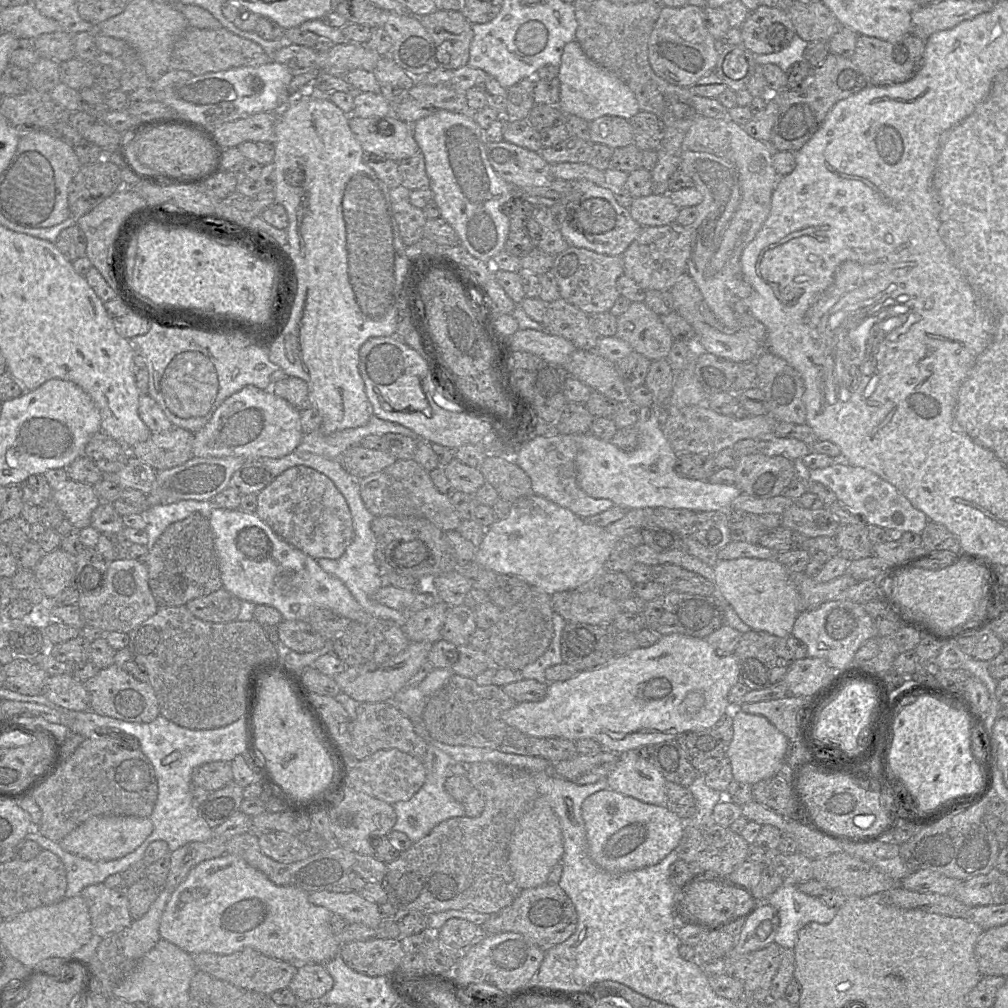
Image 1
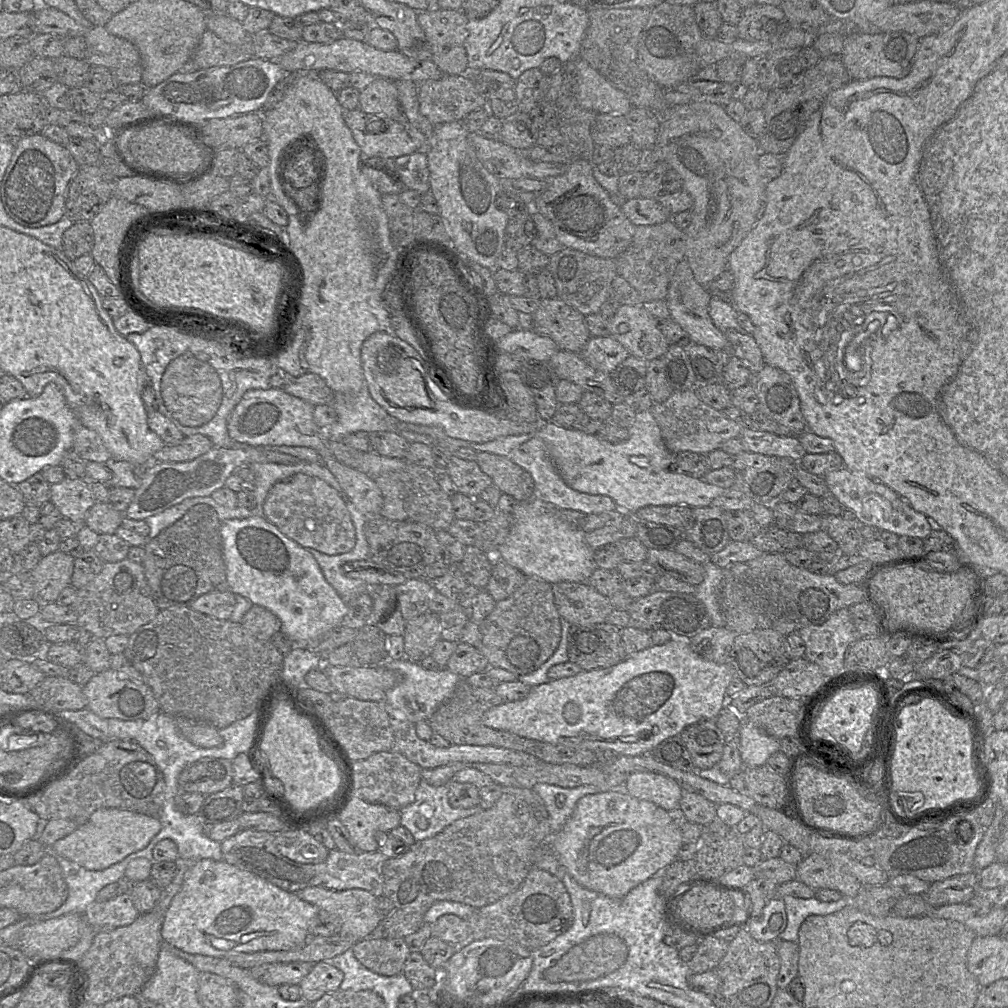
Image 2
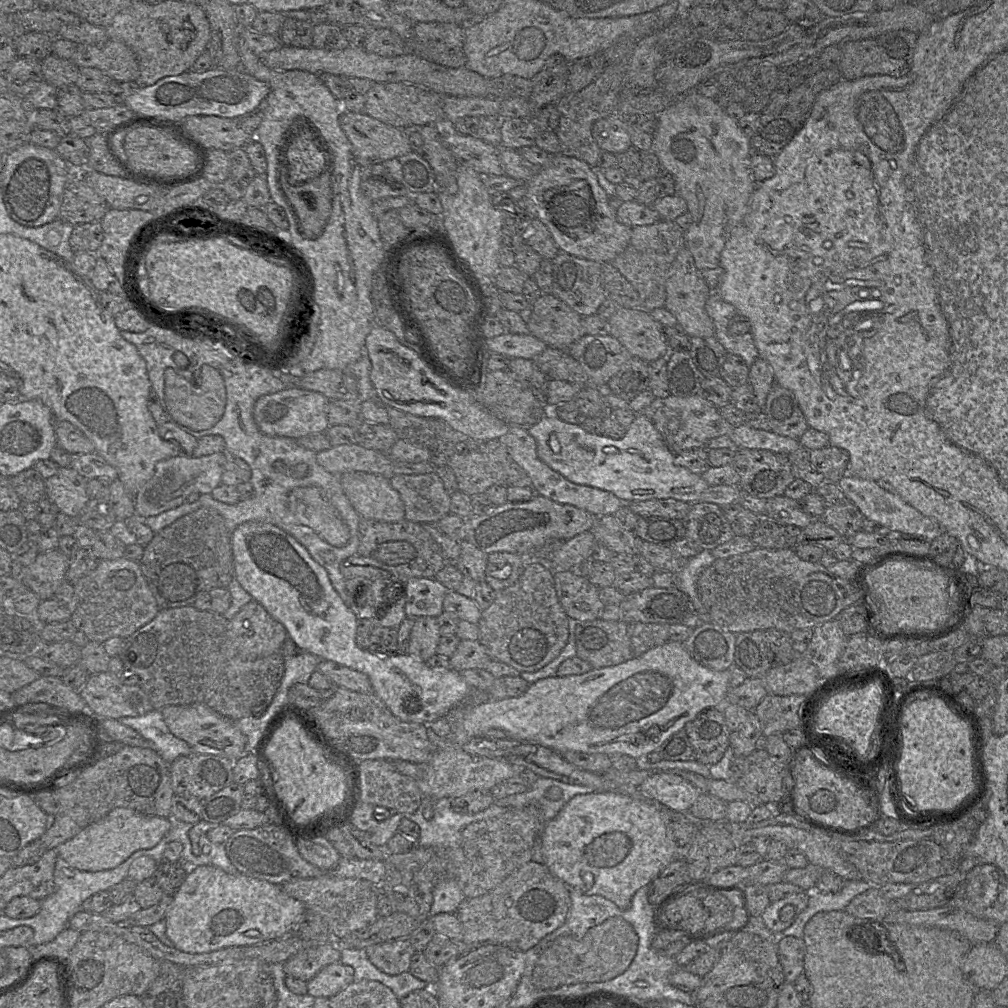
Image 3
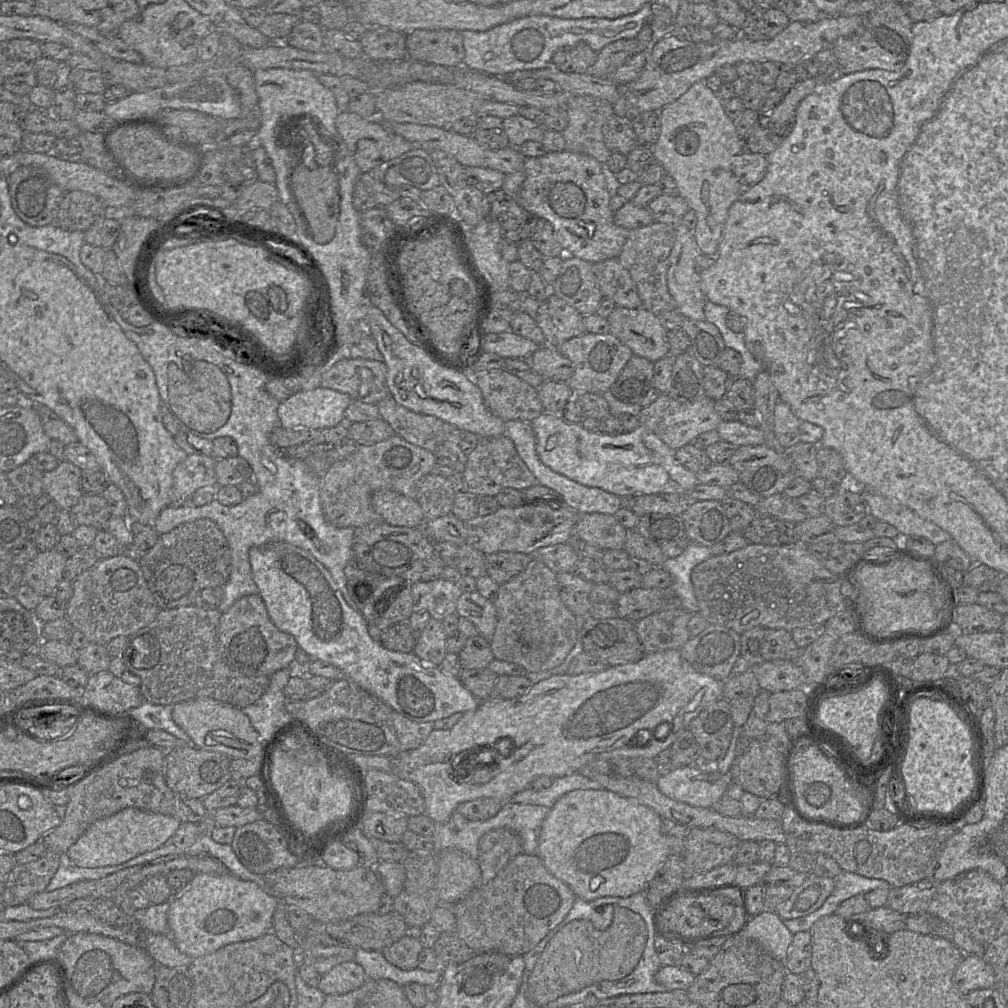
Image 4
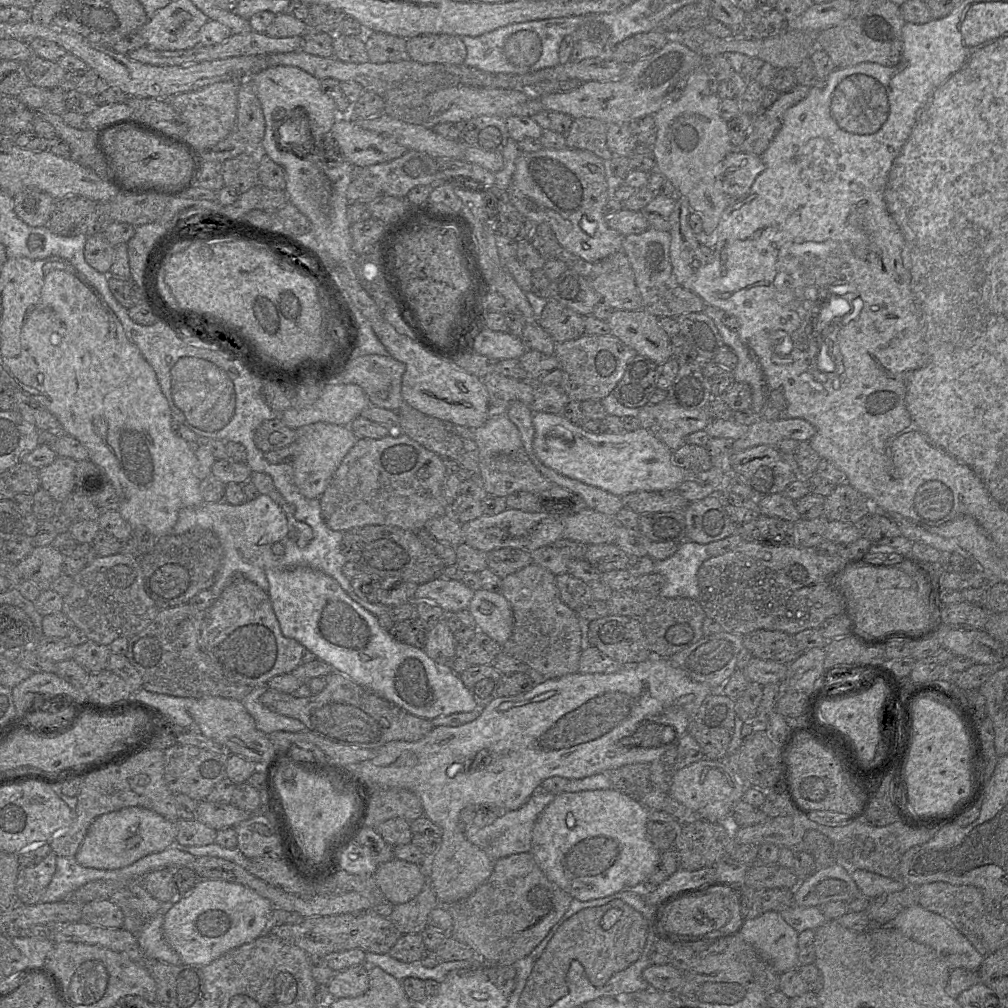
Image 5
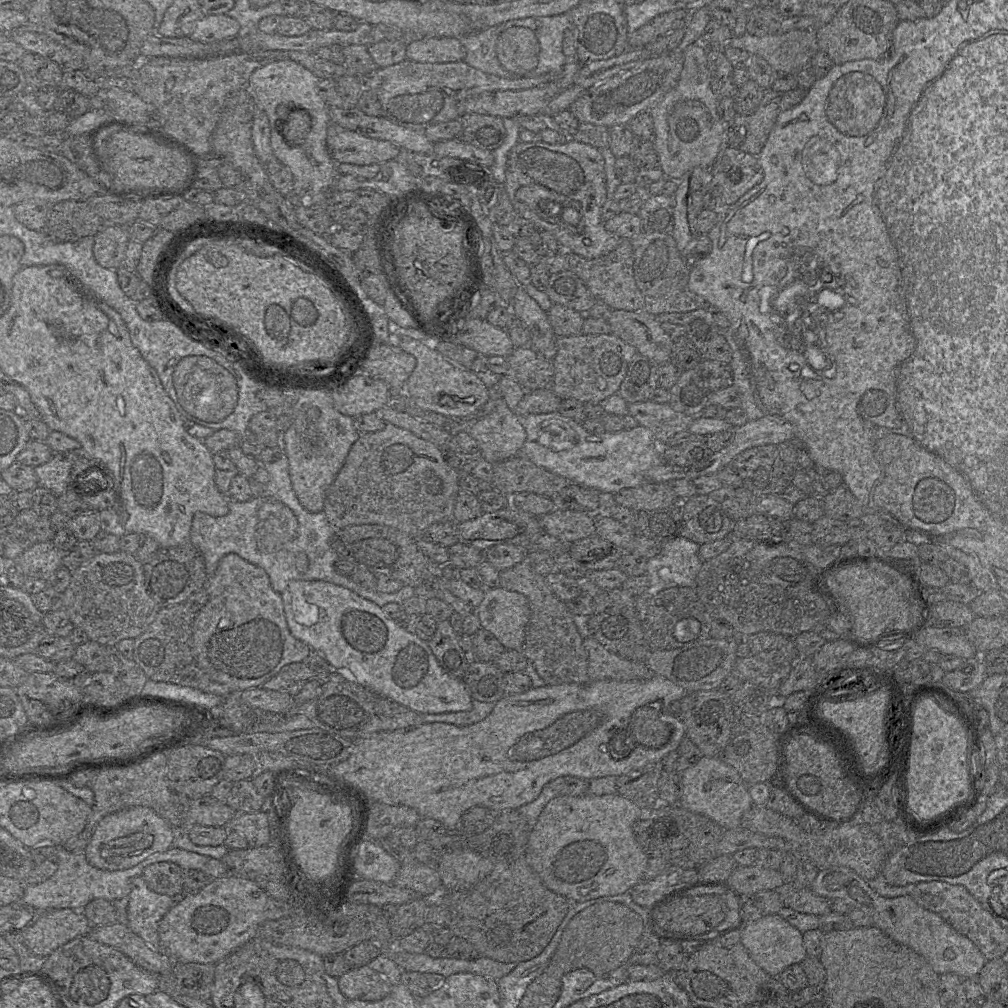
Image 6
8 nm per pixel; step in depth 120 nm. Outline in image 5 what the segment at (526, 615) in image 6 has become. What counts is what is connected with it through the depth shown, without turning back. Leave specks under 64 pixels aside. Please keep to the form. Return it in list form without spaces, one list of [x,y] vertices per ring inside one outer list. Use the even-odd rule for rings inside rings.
[[[480,589],[474,592],[468,610],[479,631],[503,645],[513,630],[513,611],[501,592]]]

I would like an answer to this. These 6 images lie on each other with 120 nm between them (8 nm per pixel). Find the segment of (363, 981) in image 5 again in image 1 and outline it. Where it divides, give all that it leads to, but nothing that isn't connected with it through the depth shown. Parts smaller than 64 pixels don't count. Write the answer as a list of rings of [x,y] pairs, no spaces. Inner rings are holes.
[[[299,964],[288,988],[298,1000],[319,1000],[332,989],[334,980],[325,964]]]

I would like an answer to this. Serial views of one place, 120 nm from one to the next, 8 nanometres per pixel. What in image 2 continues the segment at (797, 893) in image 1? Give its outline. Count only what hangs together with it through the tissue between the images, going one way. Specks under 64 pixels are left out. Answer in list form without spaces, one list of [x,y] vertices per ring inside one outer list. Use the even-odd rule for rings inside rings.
[[[784,896],[787,914],[787,925],[779,935],[779,940],[792,941],[798,944],[798,931],[802,922],[810,915],[828,915],[840,911],[851,903],[851,900],[842,896],[838,901],[823,902],[815,896],[812,898],[797,898]]]

